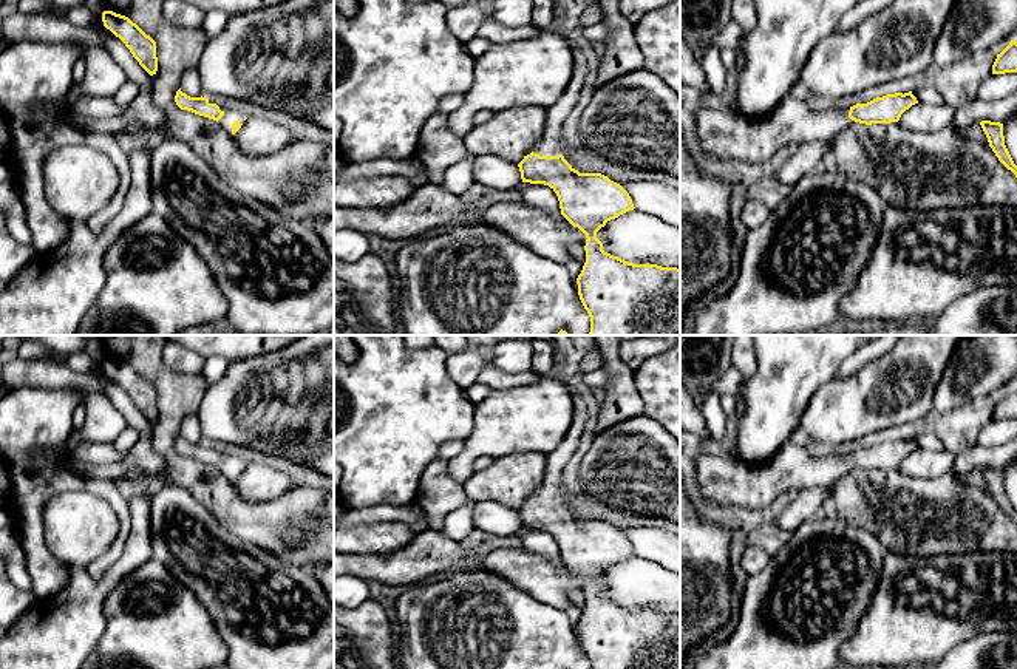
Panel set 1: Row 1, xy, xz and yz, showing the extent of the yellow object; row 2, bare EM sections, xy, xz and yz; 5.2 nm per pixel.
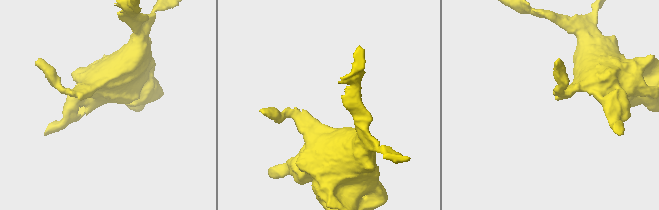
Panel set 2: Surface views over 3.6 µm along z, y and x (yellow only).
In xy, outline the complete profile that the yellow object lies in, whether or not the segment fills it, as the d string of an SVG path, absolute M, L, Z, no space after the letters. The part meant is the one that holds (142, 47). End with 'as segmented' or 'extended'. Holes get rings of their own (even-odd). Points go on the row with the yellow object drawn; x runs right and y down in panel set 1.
M113 11L102 12L102 22L130 49L139 65L150 74L158 71L156 42L128 17Z | as segmented

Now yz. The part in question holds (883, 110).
M909 91L813 113L804 99L790 94L770 114L757 117L748 117L733 108L703 108L696 114L697 138L702 150L725 167L742 167L770 159L784 145L830 141L856 122L866 125L898 122L915 104L918 100Z | extended

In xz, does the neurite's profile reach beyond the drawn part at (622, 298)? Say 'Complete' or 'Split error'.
Split error

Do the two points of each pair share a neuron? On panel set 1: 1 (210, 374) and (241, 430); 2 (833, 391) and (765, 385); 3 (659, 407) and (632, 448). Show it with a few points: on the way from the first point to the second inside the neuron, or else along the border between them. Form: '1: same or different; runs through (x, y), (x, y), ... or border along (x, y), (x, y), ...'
1: different; border along (229, 363), (226, 371), (209, 385)
2: different; border along (835, 377), (816, 390), (799, 422)
3: different; border along (645, 413), (663, 428)

